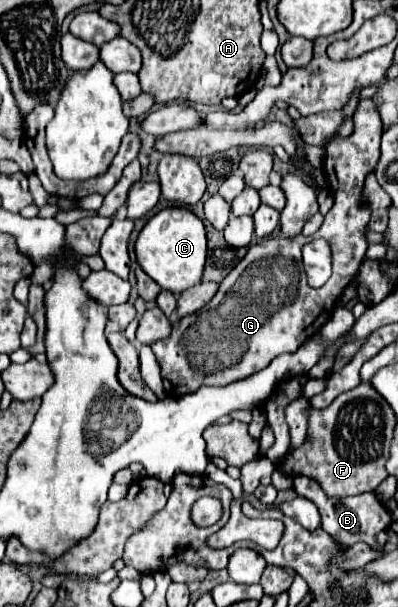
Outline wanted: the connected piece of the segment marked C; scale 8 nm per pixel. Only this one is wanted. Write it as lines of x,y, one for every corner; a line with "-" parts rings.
182,206
164,208
144,224
144,228
136,238
134,252
138,264
154,282
160,284
164,290
172,290
172,294
178,296
180,292
192,288
196,282
202,280
204,262
206,262
204,224
188,208

